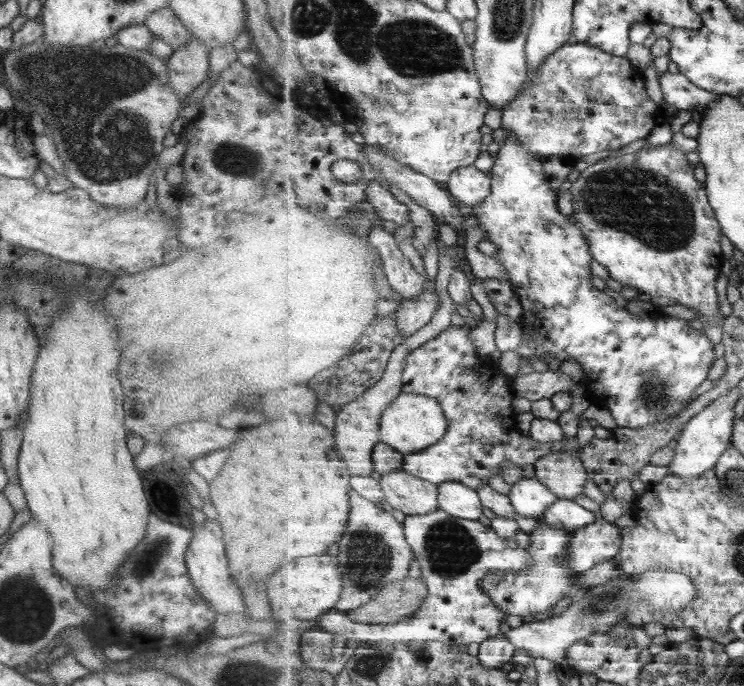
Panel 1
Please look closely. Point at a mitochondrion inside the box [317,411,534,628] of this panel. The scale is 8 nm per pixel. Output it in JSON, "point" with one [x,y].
{"point":[450,549]}

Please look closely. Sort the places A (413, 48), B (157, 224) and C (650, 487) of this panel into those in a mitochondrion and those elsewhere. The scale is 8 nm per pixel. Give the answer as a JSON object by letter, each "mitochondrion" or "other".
{"A":"mitochondrion","B":"other","C":"other"}

